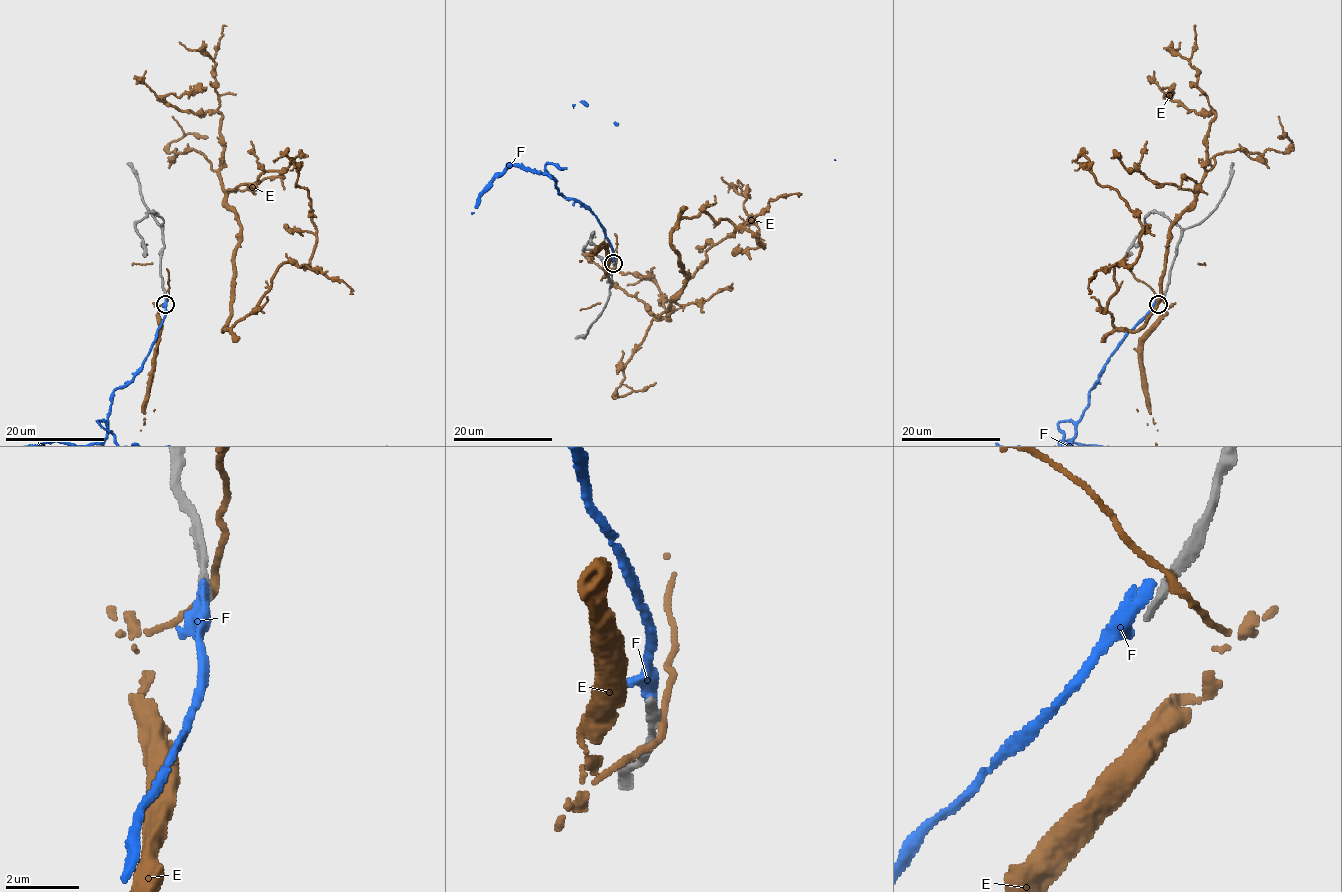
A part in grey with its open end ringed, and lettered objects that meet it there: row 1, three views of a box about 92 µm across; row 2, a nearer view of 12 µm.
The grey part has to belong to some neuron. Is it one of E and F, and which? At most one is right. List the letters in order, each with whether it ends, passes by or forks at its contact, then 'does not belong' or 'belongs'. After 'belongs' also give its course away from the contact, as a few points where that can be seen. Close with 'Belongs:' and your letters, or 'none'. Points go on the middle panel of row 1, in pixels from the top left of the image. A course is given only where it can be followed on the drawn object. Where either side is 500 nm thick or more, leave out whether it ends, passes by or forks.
E: it passes by | does not belong
F: it ends | does not belong
Belongs: none

